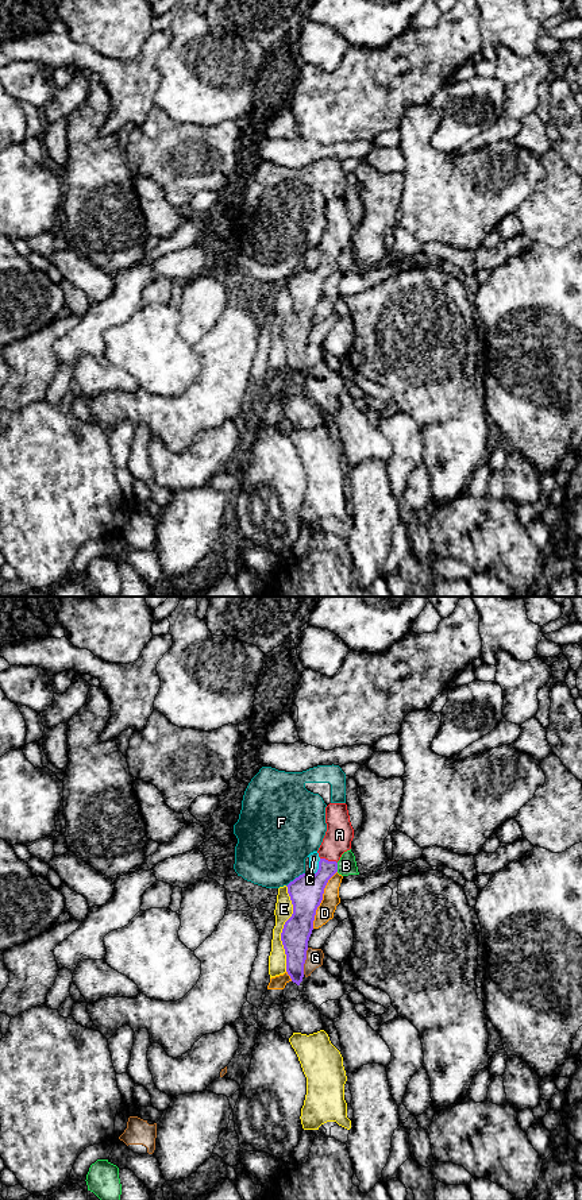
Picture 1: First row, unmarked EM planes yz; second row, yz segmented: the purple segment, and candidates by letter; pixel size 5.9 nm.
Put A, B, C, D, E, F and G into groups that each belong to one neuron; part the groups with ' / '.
A / B / C / D / E / F / G

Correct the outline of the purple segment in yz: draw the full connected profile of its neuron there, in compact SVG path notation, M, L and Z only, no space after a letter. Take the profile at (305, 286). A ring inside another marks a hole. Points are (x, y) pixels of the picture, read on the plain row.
M329 198L325 202L325 219L327 227L317 246L320 252L317 267L302 269L286 281L293 309L284 320L281 336L286 350L286 367L297 381L304 373L308 336L324 283L338 267L338 256L344 247L351 244L354 234L346 198Z

